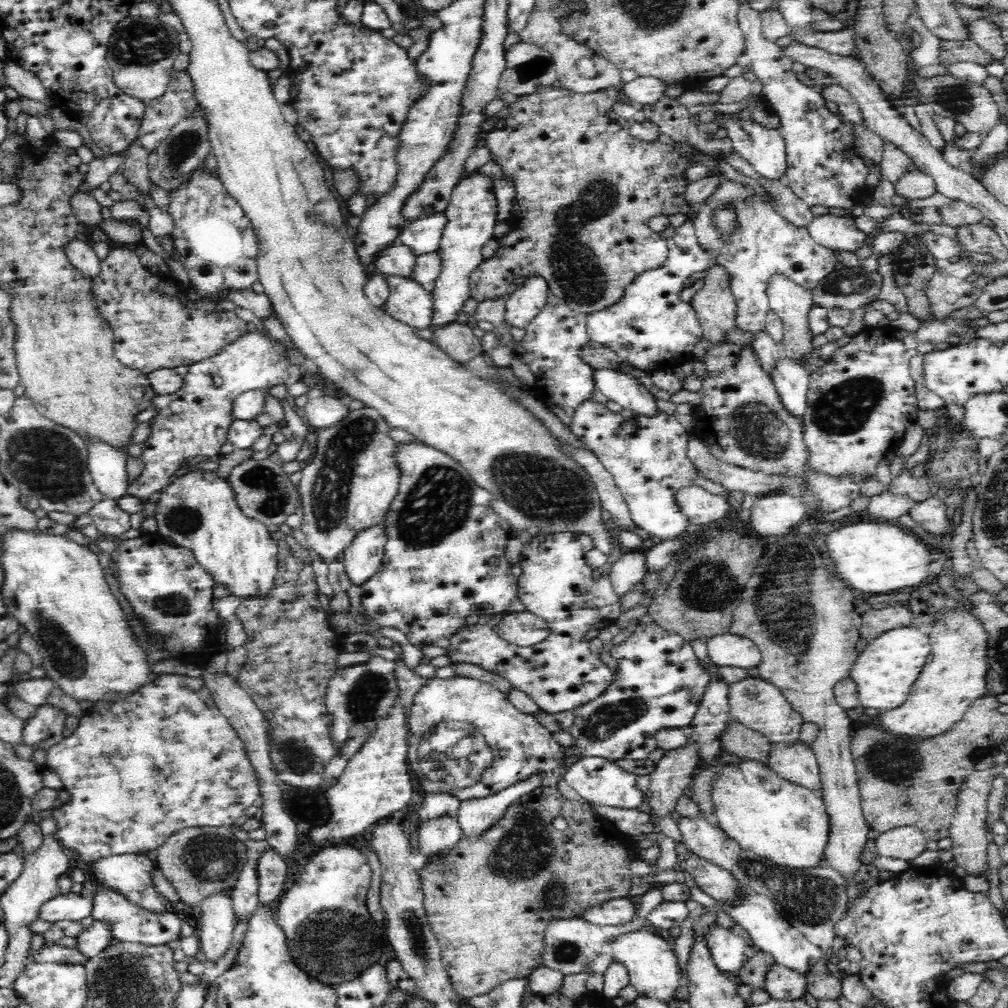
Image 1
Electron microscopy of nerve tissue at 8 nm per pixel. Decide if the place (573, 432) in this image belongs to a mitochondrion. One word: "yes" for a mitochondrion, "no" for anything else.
no

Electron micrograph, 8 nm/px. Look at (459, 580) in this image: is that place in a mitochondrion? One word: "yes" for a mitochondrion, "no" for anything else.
no

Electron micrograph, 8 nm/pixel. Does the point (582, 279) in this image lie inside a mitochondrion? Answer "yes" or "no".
yes

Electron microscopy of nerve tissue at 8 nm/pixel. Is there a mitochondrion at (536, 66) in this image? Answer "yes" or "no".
yes

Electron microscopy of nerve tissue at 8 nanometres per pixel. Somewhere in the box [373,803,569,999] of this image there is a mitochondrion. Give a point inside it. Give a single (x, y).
(416, 932)

